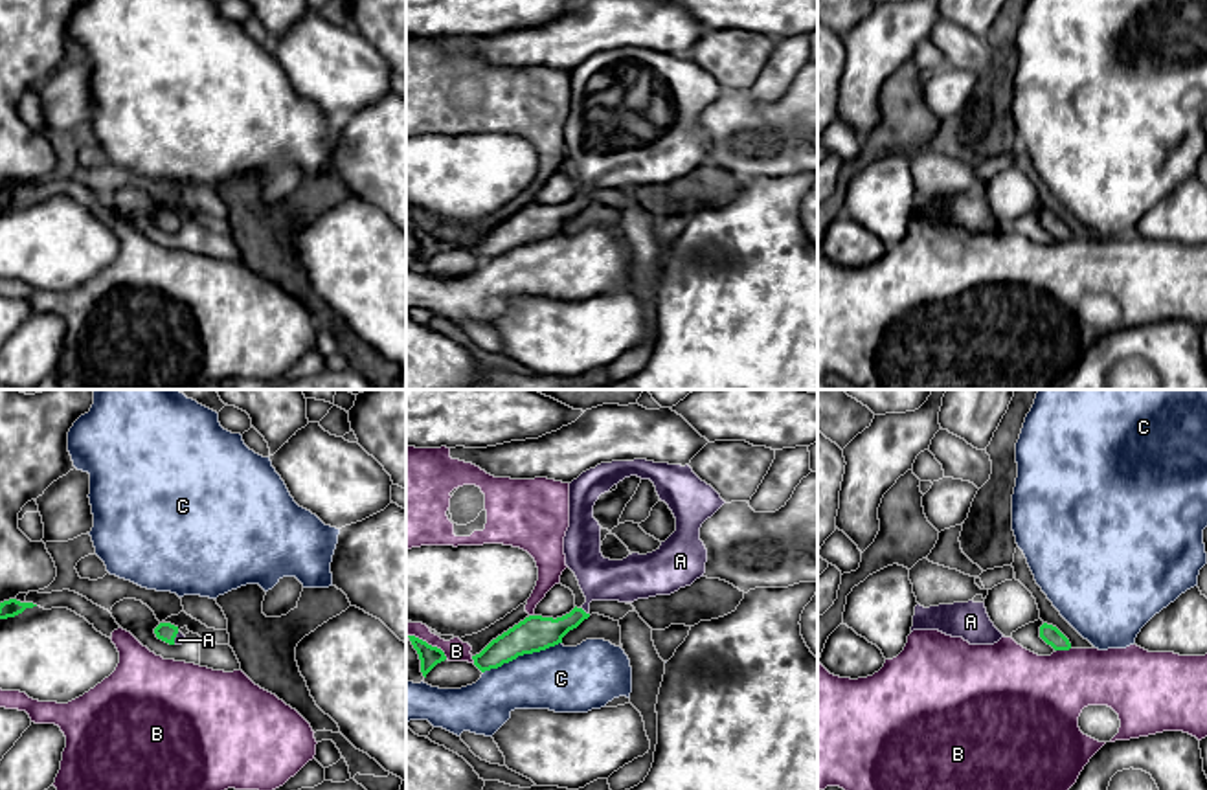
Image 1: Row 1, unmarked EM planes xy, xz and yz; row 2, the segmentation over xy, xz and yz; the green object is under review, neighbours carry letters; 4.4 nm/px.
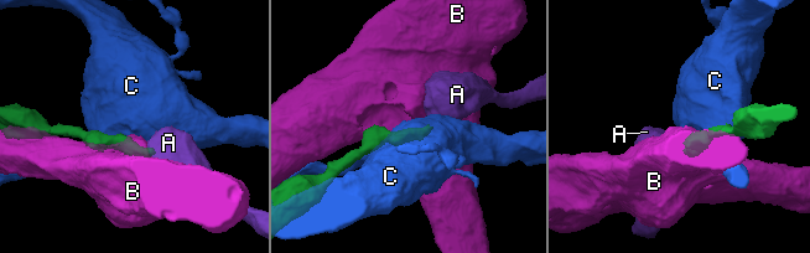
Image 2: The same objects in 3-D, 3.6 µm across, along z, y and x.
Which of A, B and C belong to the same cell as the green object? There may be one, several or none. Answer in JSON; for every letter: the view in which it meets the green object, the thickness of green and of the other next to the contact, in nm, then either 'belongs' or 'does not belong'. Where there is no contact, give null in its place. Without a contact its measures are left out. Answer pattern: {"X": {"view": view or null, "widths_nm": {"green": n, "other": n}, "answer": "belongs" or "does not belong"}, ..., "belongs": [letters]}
{"A": {"view": "xz", "widths_nm": {"green": 160, "other": 190}, "answer": "belongs"}, "B": {"view": "yz", "widths_nm": {"green": 80, "other": 380}, "answer": "does not belong"}, "C": {"view": "xz", "widths_nm": {"green": 160, "other": 280}, "answer": "does not belong"}, "belongs": ["A"]}

